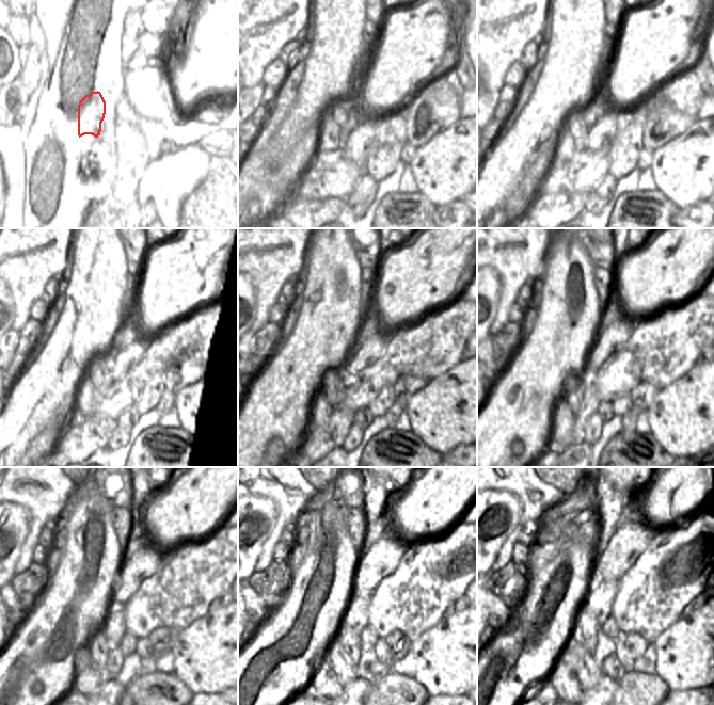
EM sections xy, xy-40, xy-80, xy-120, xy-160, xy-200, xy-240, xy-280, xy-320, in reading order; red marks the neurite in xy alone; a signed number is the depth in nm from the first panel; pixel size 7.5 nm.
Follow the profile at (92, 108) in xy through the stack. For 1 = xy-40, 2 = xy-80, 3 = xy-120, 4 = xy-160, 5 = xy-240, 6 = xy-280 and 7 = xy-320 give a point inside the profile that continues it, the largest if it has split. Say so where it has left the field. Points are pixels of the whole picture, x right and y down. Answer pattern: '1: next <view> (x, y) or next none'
1: next xy-40 (336, 118)
2: next xy-80 (575, 123)
3: next xy-120 (98, 366)
4: next xy-160 (336, 379)
5: next xy-240 (96, 637)
6: next xy-280 (346, 672)
7: next xy-320 (588, 672)

